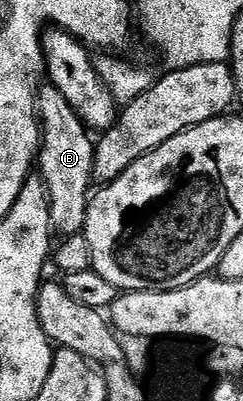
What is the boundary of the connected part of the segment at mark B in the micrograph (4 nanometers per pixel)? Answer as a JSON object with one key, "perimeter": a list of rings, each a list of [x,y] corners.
{"perimeter":[[[49,82],[38,92],[38,121],[42,126],[42,147],[38,149],[36,168],[50,191],[50,223],[62,231],[63,237],[77,236],[85,229],[90,209],[95,141],[64,94]]]}

